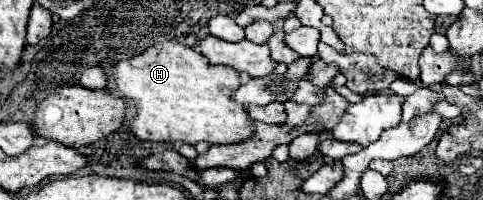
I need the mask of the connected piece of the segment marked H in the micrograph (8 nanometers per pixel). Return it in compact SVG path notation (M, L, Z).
M162 42L162 46L152 46L146 52L114 64L116 84L120 96L136 102L136 120L132 130L140 140L150 142L184 142L198 144L206 140L208 144L236 144L252 136L252 120L244 106L232 100L232 92L240 86L240 76L230 66L212 66L204 54L194 48L182 46L178 42Z

